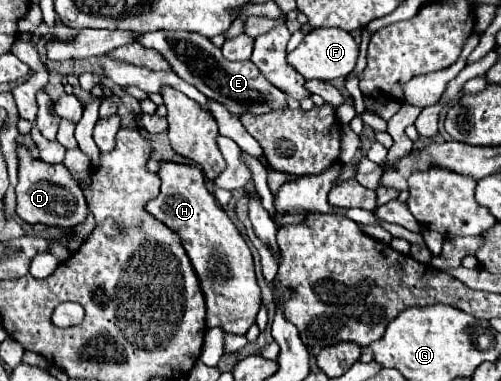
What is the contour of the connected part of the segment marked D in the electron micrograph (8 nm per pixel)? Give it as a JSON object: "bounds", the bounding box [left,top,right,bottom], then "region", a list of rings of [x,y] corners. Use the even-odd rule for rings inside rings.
{"bounds":[16,147,88,229],"region":[[[18,147],[18,185],[16,185],[16,213],[22,221],[60,229],[72,229],[82,225],[88,217],[88,205],[84,203],[84,193],[64,165],[50,165],[34,159],[26,147]]]}

